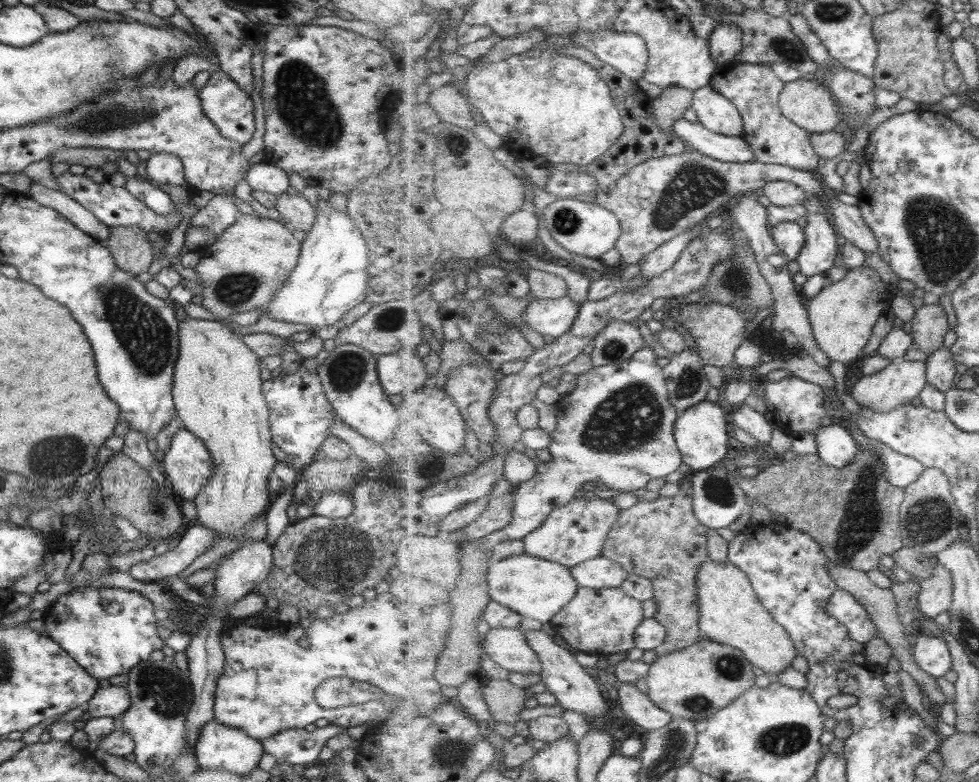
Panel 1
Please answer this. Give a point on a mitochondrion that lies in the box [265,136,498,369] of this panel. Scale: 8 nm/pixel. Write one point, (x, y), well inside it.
(389, 320)

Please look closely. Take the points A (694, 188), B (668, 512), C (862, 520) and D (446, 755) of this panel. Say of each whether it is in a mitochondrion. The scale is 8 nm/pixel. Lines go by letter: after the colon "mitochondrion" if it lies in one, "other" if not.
A: mitochondrion
B: other
C: mitochondrion
D: mitochondrion

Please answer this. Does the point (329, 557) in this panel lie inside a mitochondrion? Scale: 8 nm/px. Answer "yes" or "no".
yes

